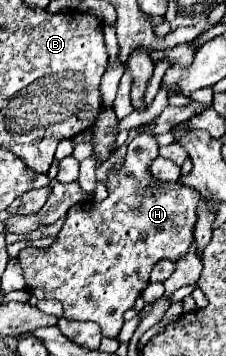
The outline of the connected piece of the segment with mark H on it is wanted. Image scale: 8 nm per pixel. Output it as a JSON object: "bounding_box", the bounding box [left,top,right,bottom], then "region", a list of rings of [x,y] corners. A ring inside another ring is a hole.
{"bounding_box":[18,140,198,336],"region":[[[132,140],[132,144],[128,146],[128,154],[126,154],[126,162],[124,162],[124,168],[122,168],[122,172],[120,174],[112,174],[112,172],[108,172],[108,198],[104,200],[104,202],[80,202],[80,204],[74,204],[70,210],[68,210],[68,218],[66,218],[66,222],[64,222],[64,226],[62,226],[62,230],[60,230],[60,234],[58,234],[58,240],[52,244],[52,246],[48,246],[48,248],[26,248],[26,250],[22,250],[20,252],[20,256],[18,256],[18,260],[20,260],[20,264],[22,264],[22,270],[24,270],[24,278],[26,278],[26,284],[28,284],[28,288],[30,288],[30,294],[32,296],[36,296],[38,300],[42,300],[42,298],[54,298],[54,300],[60,300],[62,302],[62,306],[64,306],[64,318],[66,320],[80,320],[80,322],[86,322],[86,320],[90,320],[90,322],[96,322],[100,328],[102,328],[102,336],[118,336],[118,332],[120,332],[120,328],[122,328],[122,324],[124,324],[124,312],[128,310],[128,308],[132,308],[134,306],[134,302],[136,302],[136,298],[142,294],[142,290],[148,286],[148,278],[150,278],[150,270],[152,270],[152,266],[158,262],[158,260],[162,260],[162,258],[170,258],[170,260],[178,260],[178,258],[182,258],[186,252],[188,252],[188,248],[190,248],[190,244],[192,244],[192,228],[194,228],[194,224],[196,224],[196,204],[198,204],[198,192],[194,190],[194,188],[188,188],[188,186],[184,186],[182,182],[158,182],[152,174],[150,174],[150,170],[148,170],[148,166],[150,166],[150,162],[152,162],[152,158],[148,160],[148,152],[144,150],[144,144],[156,144],[156,140]]]}

